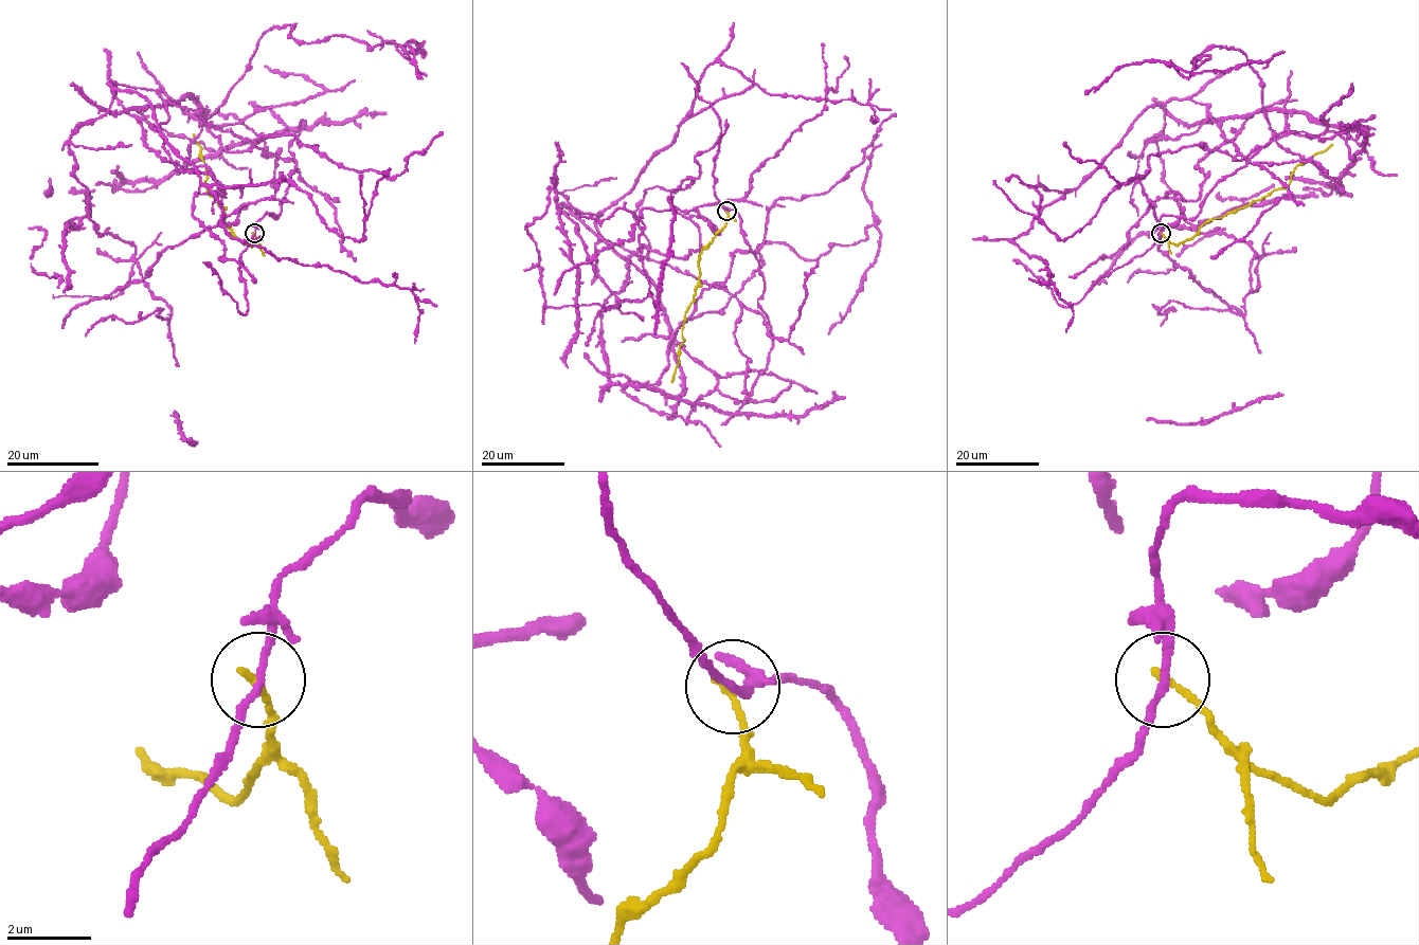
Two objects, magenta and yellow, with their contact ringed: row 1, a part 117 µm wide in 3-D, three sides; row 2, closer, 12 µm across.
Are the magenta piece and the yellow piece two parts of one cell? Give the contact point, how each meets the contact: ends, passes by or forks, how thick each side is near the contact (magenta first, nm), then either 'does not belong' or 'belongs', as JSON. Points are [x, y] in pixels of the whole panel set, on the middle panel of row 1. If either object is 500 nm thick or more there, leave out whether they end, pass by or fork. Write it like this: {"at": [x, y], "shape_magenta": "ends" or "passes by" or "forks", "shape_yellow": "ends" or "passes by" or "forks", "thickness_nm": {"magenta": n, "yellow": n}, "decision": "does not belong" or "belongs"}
{"at": [726, 211], "shape_magenta": "passes by", "shape_yellow": "ends", "thickness_nm": {"magenta": 160, "yellow": 180}, "decision": "does not belong"}

